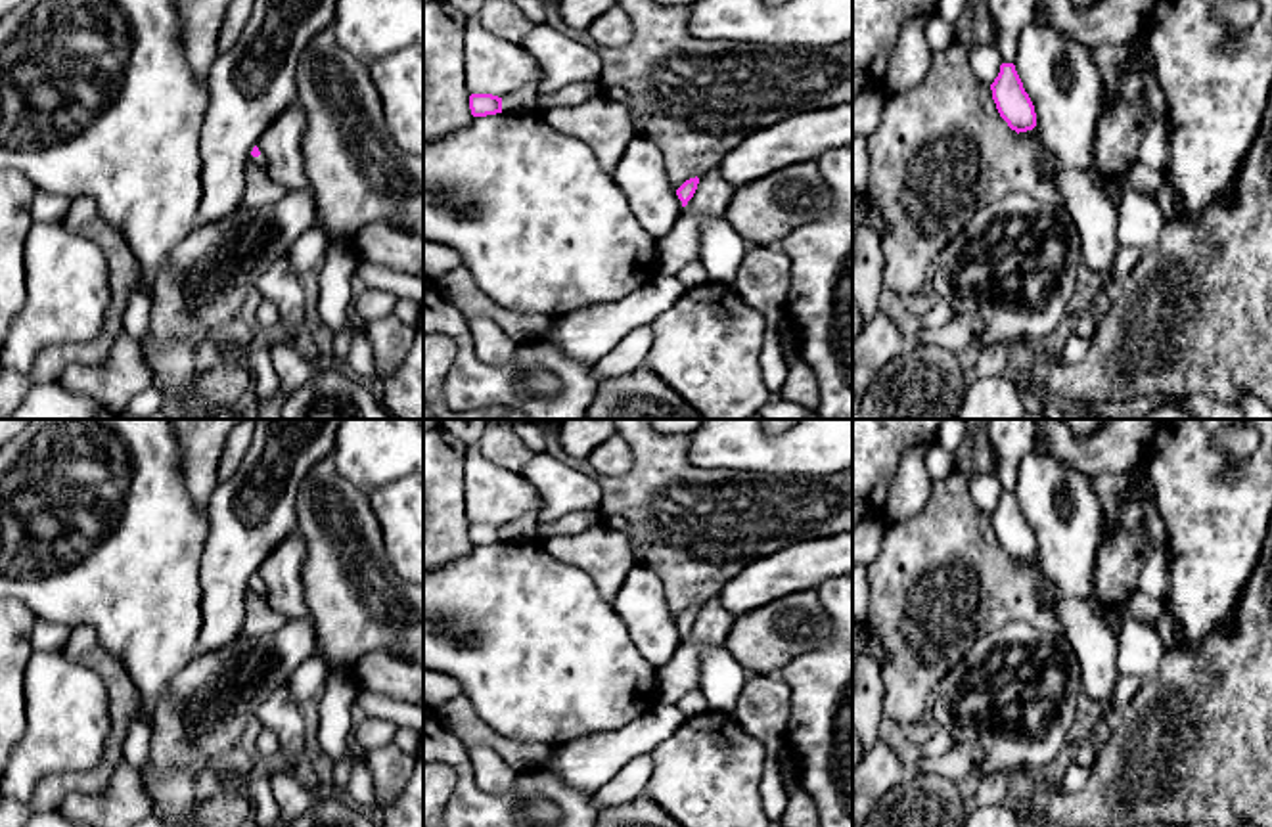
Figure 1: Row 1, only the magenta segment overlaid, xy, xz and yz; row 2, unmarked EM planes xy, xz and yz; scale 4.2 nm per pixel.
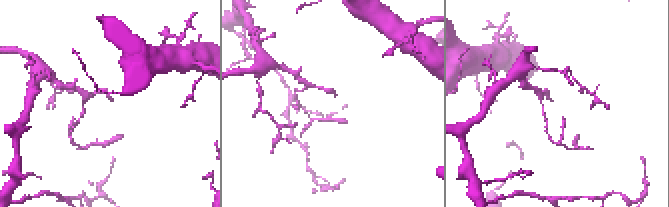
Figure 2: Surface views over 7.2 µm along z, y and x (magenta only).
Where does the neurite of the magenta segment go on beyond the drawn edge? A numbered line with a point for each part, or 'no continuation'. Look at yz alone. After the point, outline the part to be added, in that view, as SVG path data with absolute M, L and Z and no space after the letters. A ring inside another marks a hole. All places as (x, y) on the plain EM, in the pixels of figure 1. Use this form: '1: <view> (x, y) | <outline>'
no continuation

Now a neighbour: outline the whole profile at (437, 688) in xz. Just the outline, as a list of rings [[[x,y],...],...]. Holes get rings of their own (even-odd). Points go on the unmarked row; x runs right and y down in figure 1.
[[[423,670],[423,703],[439,708],[462,695],[462,687],[448,676]]]

